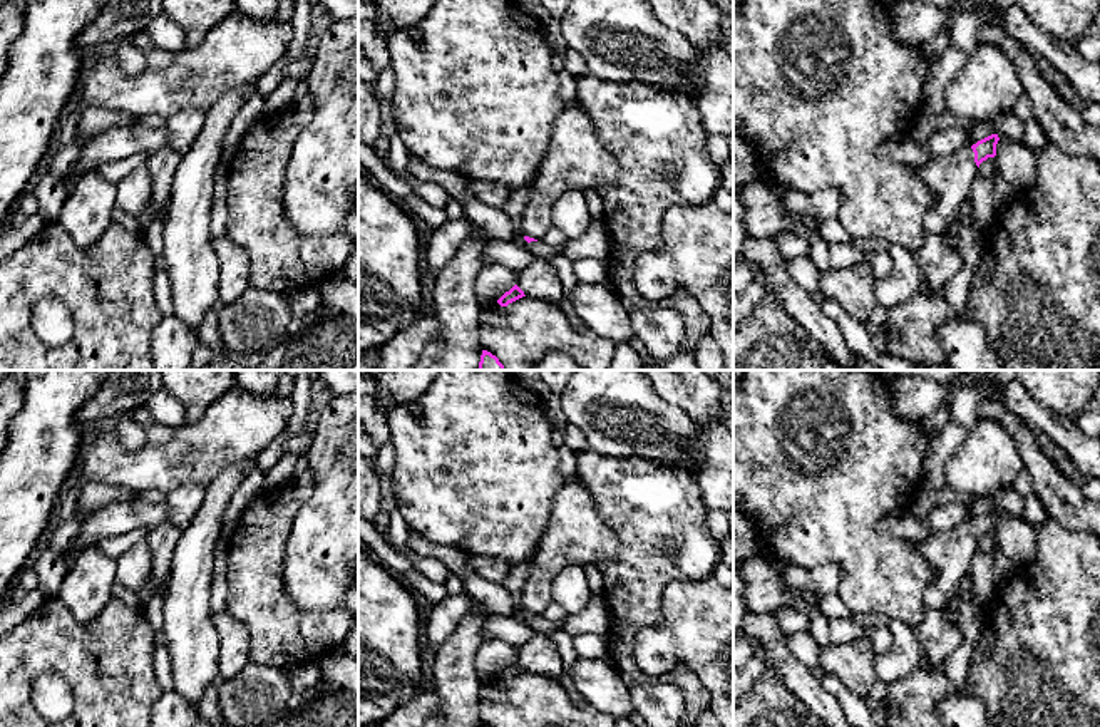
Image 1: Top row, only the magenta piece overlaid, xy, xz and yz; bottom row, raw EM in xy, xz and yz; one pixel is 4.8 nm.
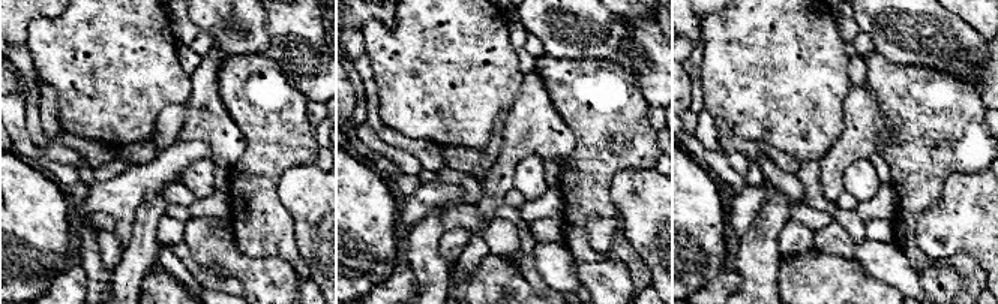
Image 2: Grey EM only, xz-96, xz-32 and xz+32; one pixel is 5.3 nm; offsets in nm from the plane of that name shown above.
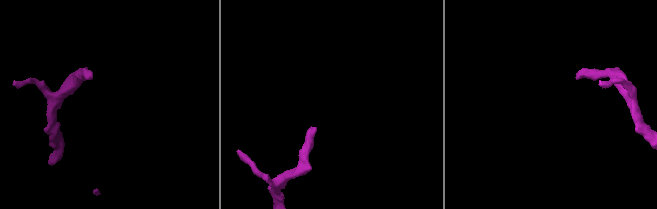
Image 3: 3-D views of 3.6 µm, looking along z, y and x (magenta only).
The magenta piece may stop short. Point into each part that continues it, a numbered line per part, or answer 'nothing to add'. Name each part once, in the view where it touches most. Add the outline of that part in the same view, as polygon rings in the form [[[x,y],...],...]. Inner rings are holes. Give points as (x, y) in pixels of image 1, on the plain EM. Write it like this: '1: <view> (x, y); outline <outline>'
1: yz (950, 553); outline [[[966,521],[949,531],[933,531],[926,539],[914,544],[933,568],[933,581],[924,593],[926,605],[943,611],[951,598],[956,600],[956,623],[963,633],[963,643],[943,662],[943,670],[954,685],[964,687],[969,682],[974,645],[984,630],[979,608],[959,595],[961,581],[978,551],[974,528]]]

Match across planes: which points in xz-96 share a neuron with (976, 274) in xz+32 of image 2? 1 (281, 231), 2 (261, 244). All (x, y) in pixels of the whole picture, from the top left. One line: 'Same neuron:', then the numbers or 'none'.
Same neuron: 1, 2

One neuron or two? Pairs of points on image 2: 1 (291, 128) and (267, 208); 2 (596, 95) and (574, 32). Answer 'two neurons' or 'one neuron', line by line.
1: one neuron
2: two neurons

